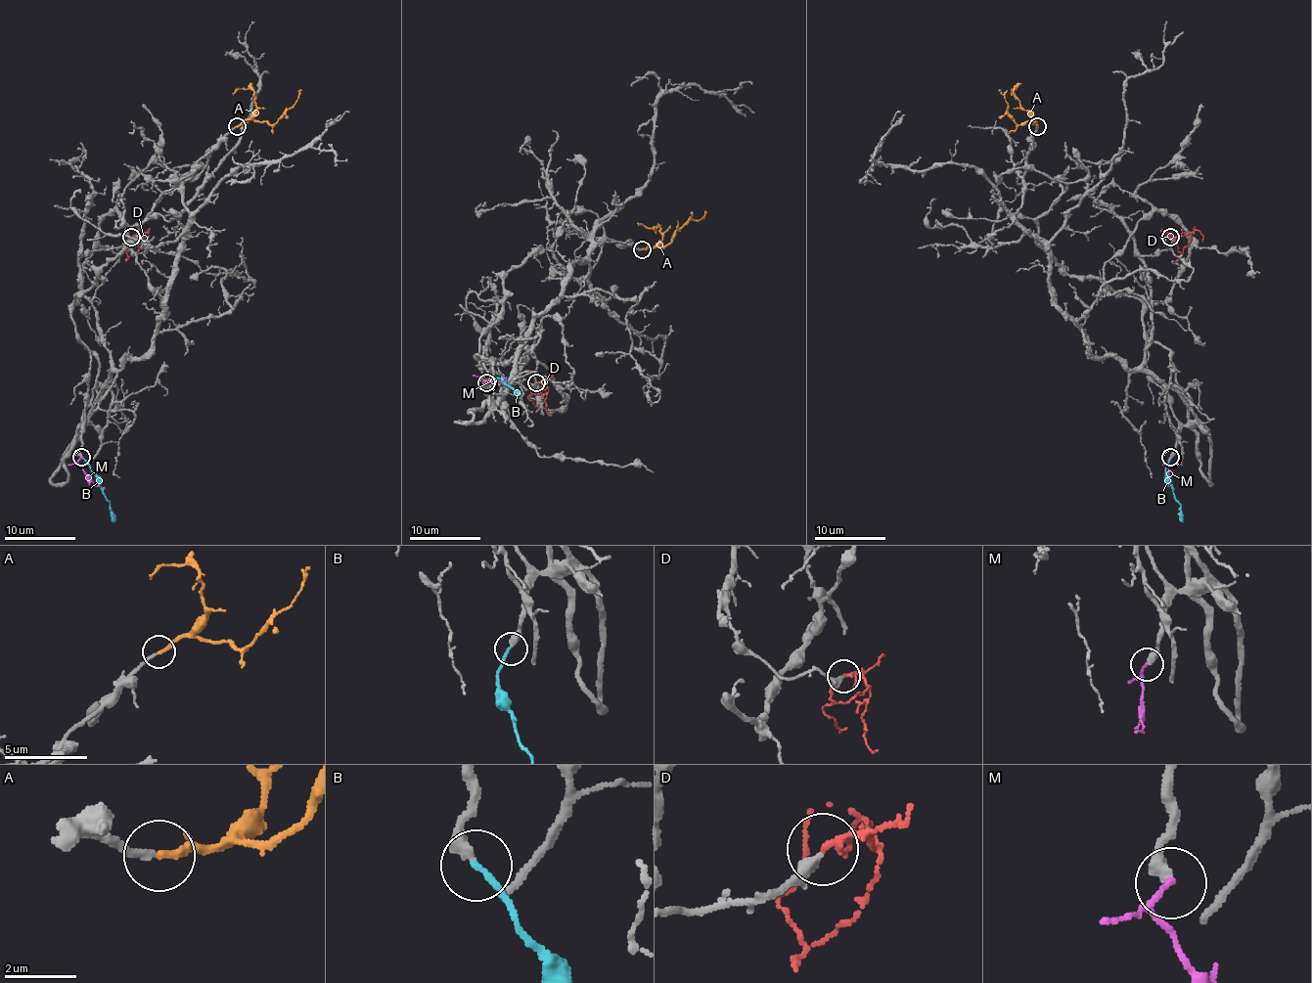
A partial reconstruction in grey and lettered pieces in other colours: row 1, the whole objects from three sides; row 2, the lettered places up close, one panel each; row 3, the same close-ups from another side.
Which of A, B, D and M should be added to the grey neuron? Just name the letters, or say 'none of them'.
A, B, D

